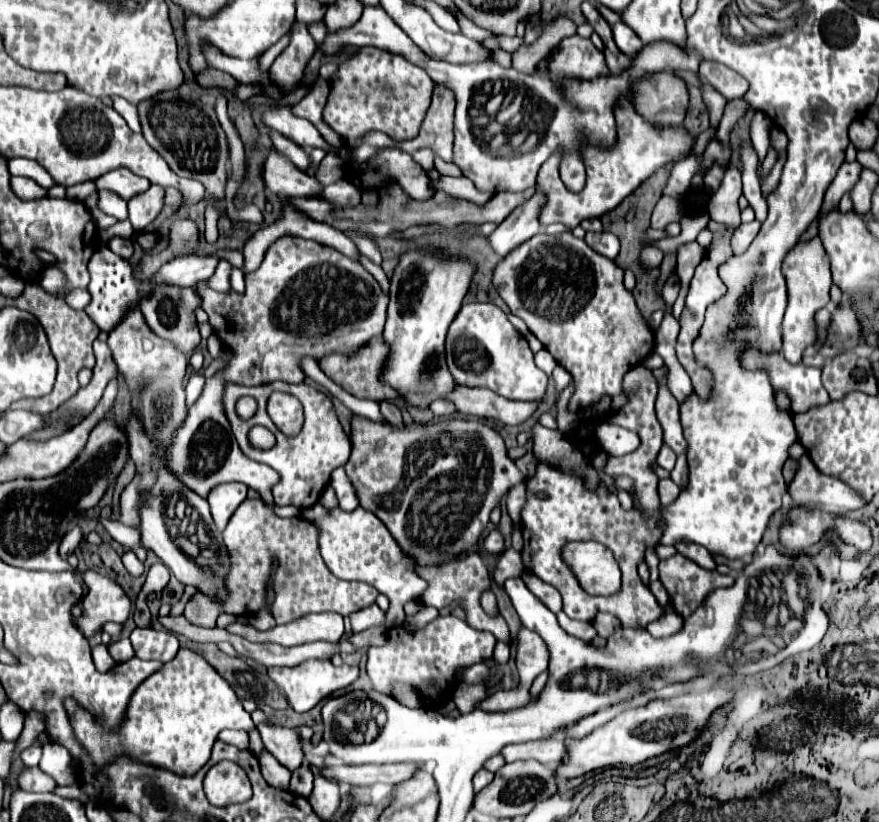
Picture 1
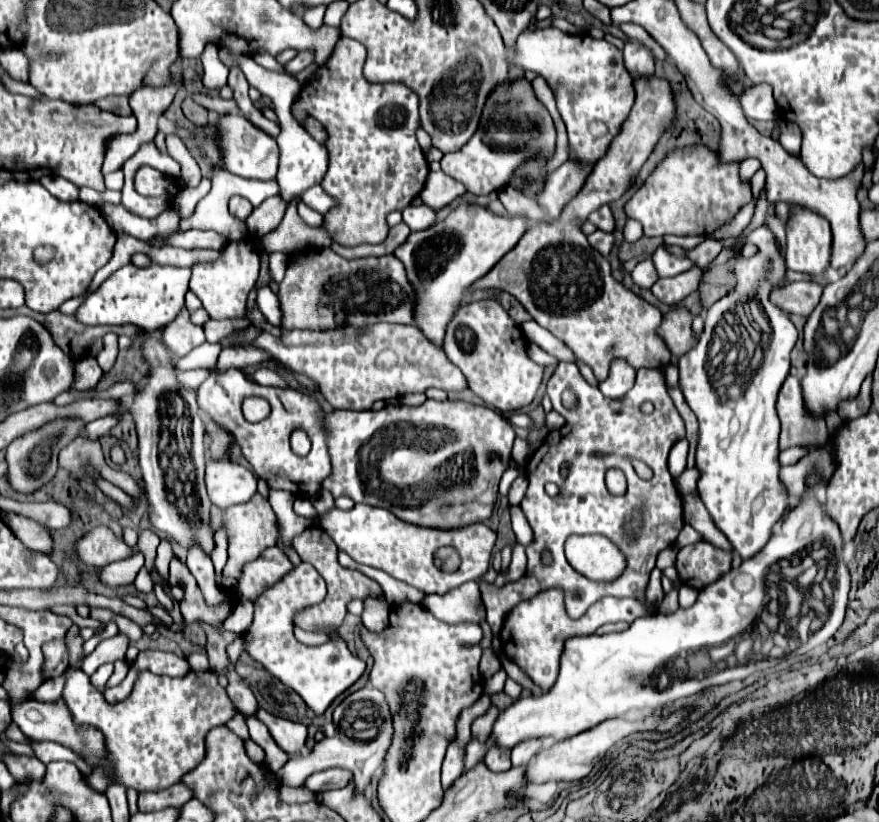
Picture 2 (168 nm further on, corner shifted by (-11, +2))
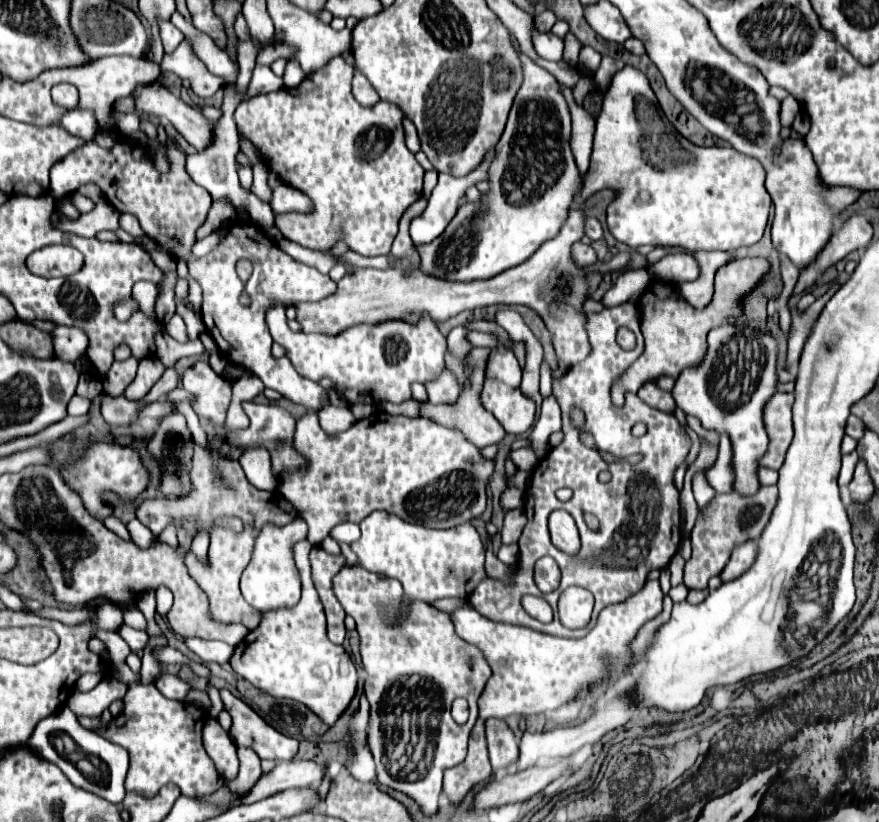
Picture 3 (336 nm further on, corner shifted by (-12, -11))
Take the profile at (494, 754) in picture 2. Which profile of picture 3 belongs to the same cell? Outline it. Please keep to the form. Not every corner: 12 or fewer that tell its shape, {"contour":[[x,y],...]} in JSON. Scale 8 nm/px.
{"contour":[[486,720],[494,770],[518,760],[518,742],[504,720]]}

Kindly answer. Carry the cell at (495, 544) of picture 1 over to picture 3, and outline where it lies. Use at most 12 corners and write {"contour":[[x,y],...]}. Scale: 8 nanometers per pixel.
{"contour":[[360,522],[358,564],[410,600],[466,598],[484,578],[472,524]]}

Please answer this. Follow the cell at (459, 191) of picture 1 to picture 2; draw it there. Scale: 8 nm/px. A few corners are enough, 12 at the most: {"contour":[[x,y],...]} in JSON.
{"contour":[[431,171],[419,193],[439,211],[467,189],[443,171]]}

